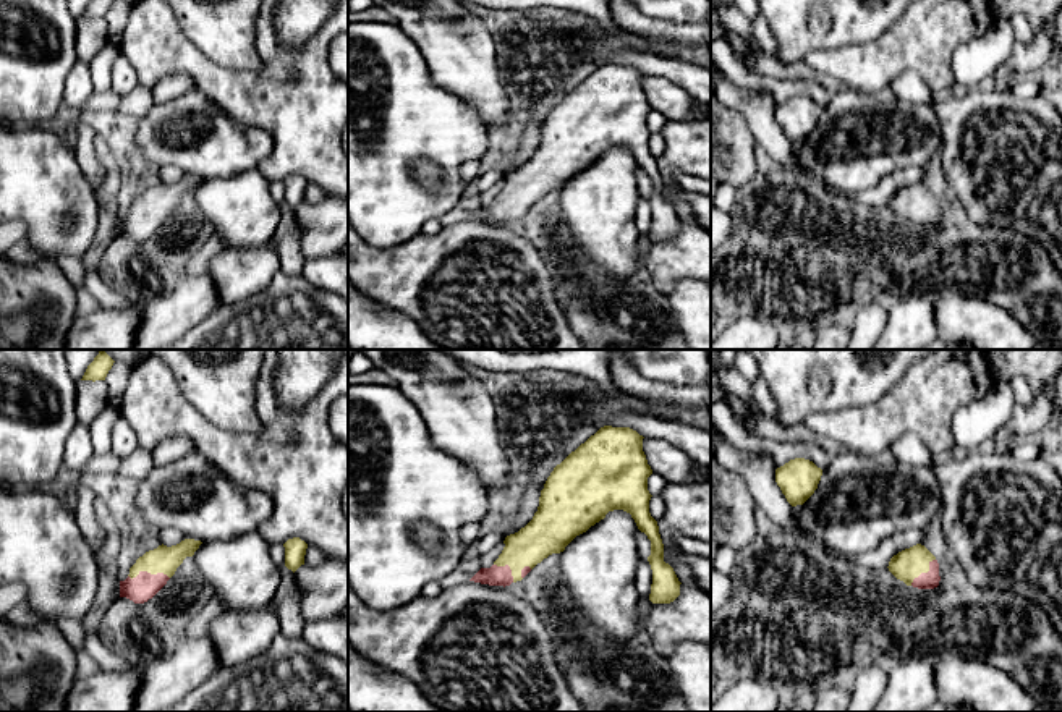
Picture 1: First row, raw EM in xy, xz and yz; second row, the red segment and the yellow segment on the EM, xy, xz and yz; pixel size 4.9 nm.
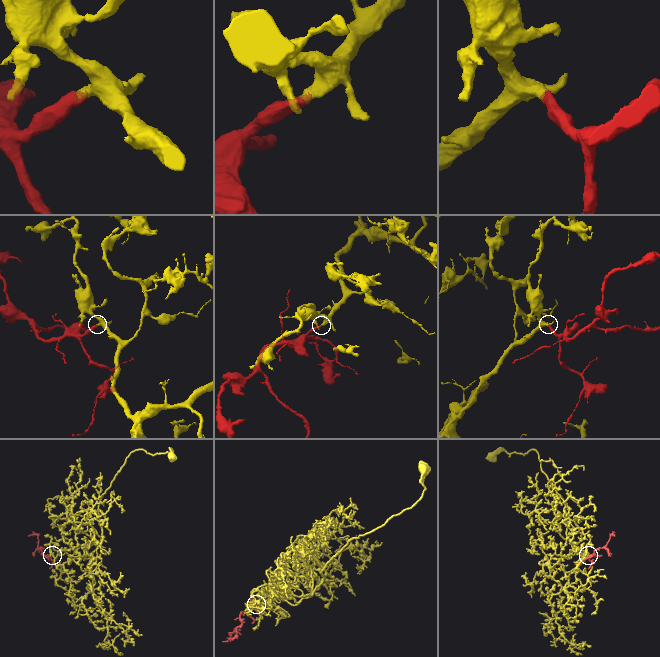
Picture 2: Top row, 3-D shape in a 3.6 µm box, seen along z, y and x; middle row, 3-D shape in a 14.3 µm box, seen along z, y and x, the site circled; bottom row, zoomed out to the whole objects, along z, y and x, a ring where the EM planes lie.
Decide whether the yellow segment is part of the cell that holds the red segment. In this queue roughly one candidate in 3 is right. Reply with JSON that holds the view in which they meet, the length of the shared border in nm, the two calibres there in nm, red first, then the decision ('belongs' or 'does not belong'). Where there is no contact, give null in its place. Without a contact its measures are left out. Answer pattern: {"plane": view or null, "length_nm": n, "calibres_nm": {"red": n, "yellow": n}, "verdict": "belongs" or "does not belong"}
{"plane": "xy", "length_nm": 200, "calibres_nm": {"red": 140, "yellow": 130}, "verdict": "belongs"}

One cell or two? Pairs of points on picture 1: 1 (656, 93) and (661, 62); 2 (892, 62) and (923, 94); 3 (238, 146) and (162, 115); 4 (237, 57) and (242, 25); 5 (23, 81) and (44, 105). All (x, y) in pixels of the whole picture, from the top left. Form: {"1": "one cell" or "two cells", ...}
{"1": "two cells", "2": "two cells", "3": "one cell", "4": "one cell", "5": "one cell"}

